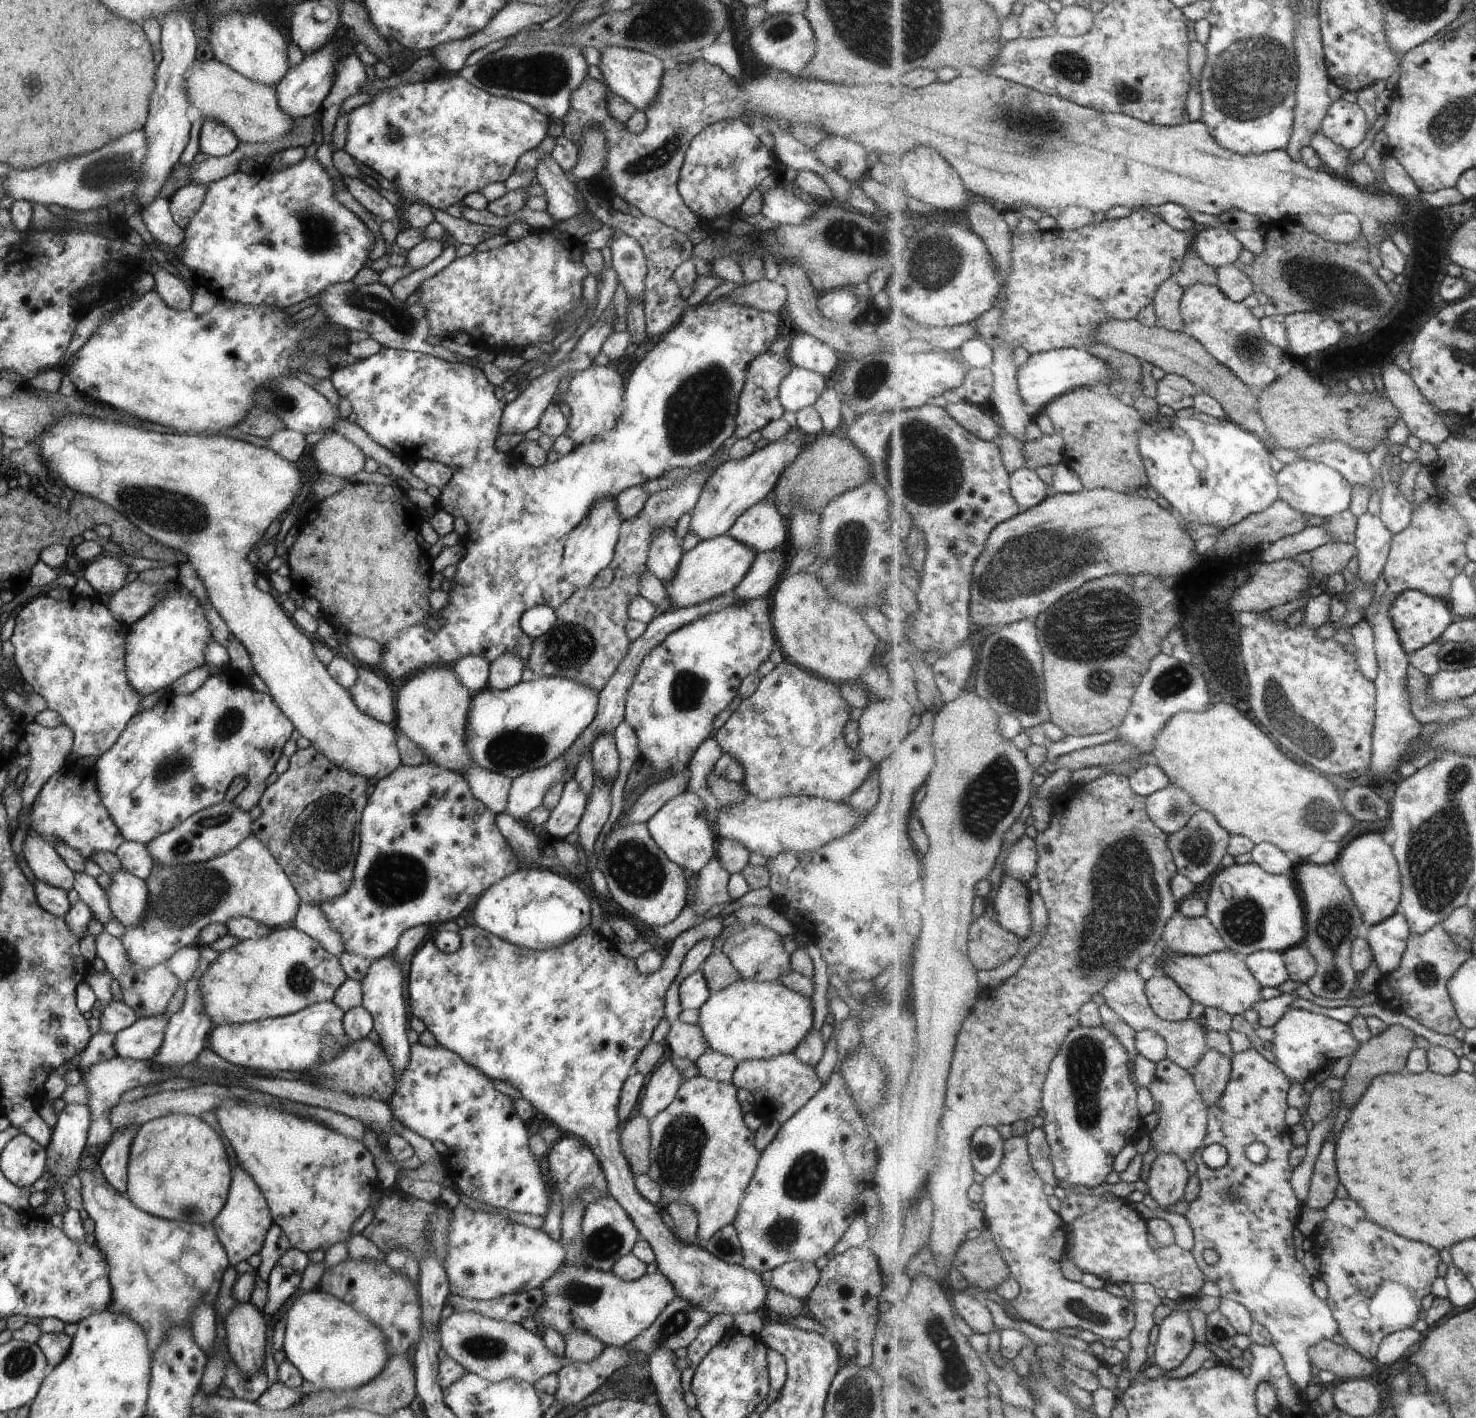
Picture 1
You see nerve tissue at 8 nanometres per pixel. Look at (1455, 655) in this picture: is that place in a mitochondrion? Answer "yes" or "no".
yes

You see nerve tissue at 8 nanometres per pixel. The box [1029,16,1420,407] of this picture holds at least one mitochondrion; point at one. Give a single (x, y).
(1252, 76)

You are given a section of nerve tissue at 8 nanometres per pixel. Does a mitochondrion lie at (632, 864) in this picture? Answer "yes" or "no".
yes

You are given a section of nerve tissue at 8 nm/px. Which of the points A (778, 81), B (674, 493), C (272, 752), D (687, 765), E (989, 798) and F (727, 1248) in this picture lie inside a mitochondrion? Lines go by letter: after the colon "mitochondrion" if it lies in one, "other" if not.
A: other
B: other
C: other
D: other
E: mitochondrion
F: mitochondrion

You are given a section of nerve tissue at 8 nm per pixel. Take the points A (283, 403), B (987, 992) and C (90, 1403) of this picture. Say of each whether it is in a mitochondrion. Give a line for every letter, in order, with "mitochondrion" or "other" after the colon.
A: mitochondrion
B: other
C: other

